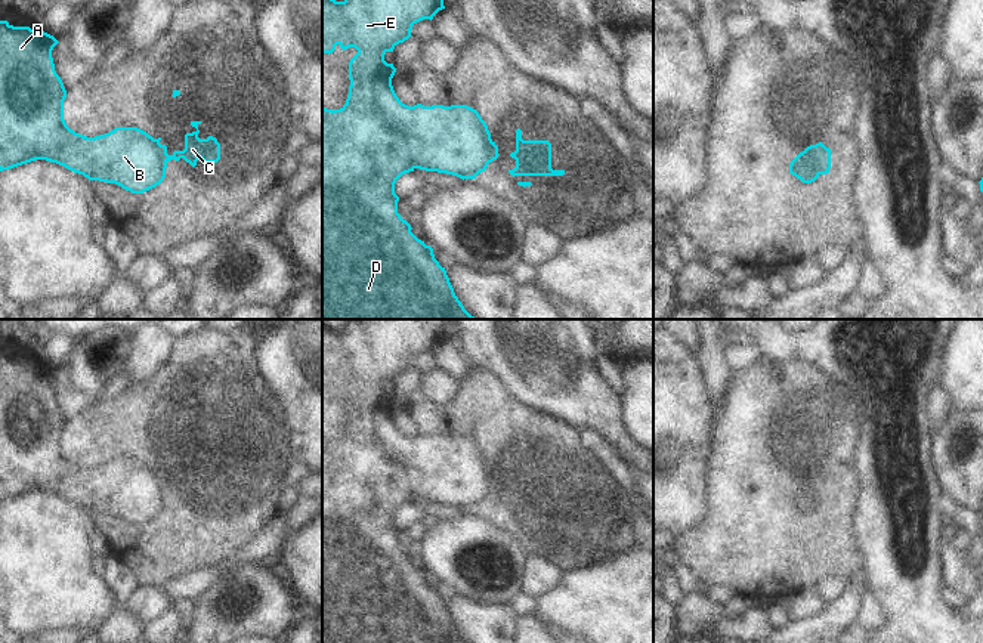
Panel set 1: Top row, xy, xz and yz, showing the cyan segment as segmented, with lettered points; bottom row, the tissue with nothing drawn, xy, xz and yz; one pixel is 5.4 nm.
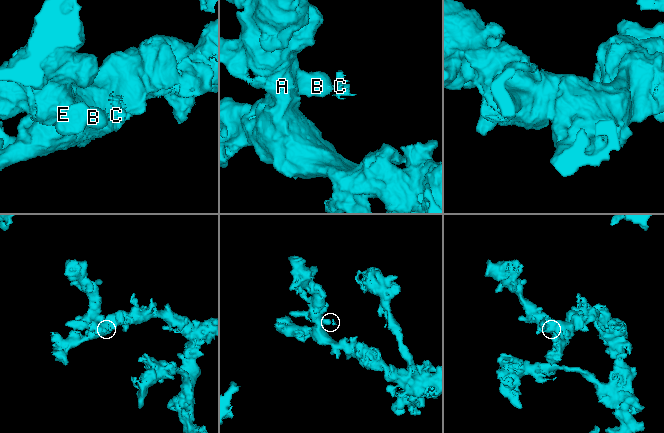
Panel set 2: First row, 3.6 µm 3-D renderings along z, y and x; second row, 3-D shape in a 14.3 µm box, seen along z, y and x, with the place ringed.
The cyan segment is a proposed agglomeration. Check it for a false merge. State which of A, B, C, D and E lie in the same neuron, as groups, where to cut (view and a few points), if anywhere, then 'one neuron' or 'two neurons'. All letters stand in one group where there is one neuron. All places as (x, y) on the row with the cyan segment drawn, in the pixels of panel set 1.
A B D E / C | yz (807, 147), (819, 155), (821, 173) | two neurons

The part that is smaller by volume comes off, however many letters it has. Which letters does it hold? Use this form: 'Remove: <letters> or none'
Remove: C

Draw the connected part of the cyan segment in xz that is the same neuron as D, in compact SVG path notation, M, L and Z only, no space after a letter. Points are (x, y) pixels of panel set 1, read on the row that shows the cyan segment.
M322 0L322 53L333 53L339 44L341 50L355 47L358 53L349 62L349 95L346 103L340 109L327 109L322 106L322 319L476 319L472 316L449 282L445 268L435 259L433 248L426 245L411 232L411 225L398 213L399 197L395 194L396 180L415 169L426 171L438 171L457 176L460 179L476 179L486 170L492 155L492 139L486 123L479 112L467 105L432 105L417 103L408 106L396 96L392 78L396 72L393 64L384 61L387 52L393 52L395 46L411 37L412 25L433 16L445 9L443 0Z

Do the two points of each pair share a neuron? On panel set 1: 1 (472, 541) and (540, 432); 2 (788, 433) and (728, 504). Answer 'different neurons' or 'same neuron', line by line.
1: different neurons
2: same neuron

